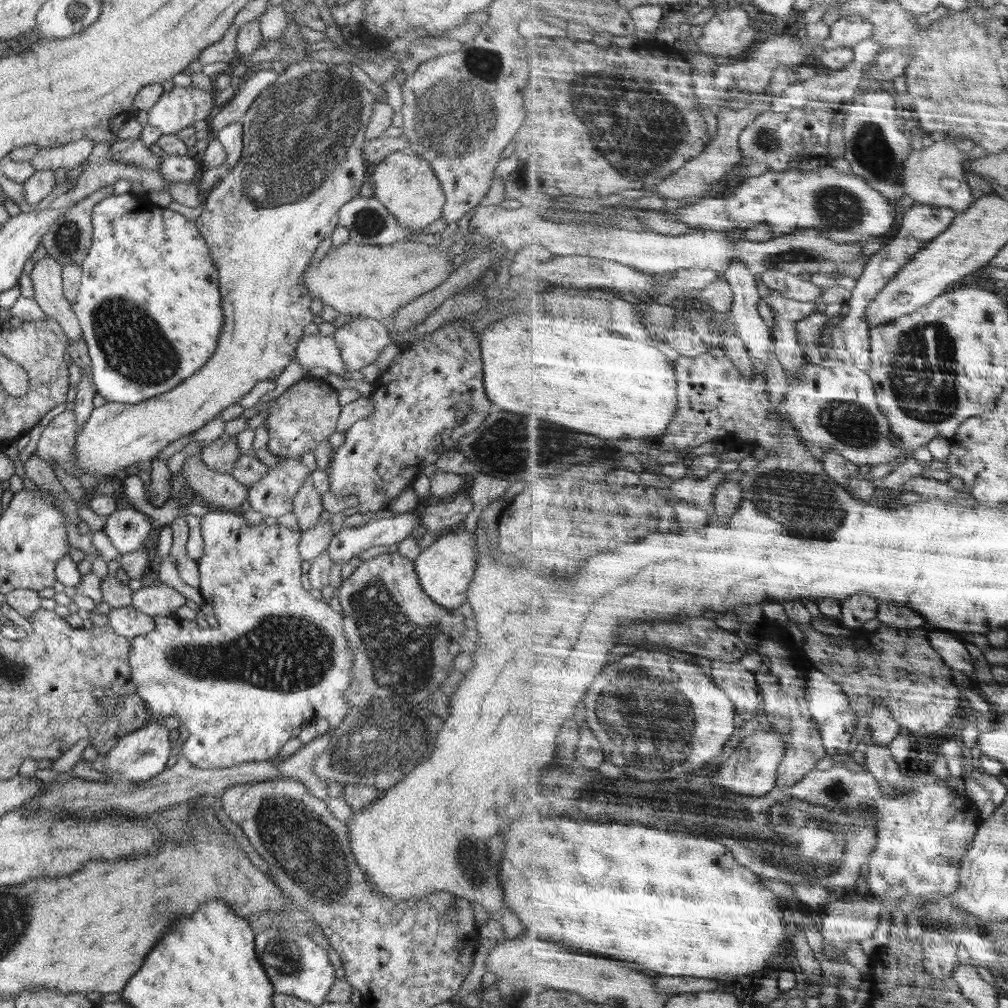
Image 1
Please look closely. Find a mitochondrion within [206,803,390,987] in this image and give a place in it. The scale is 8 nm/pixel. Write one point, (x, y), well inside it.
(287, 961)

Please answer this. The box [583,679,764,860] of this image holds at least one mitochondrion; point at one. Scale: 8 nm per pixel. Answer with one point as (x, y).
(609, 798)

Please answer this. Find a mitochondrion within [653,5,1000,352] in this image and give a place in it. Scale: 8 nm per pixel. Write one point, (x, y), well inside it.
(870, 147)

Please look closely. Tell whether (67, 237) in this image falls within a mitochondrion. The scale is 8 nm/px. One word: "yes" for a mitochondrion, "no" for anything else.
yes

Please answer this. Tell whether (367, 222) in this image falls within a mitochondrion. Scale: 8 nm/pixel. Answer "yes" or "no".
yes

